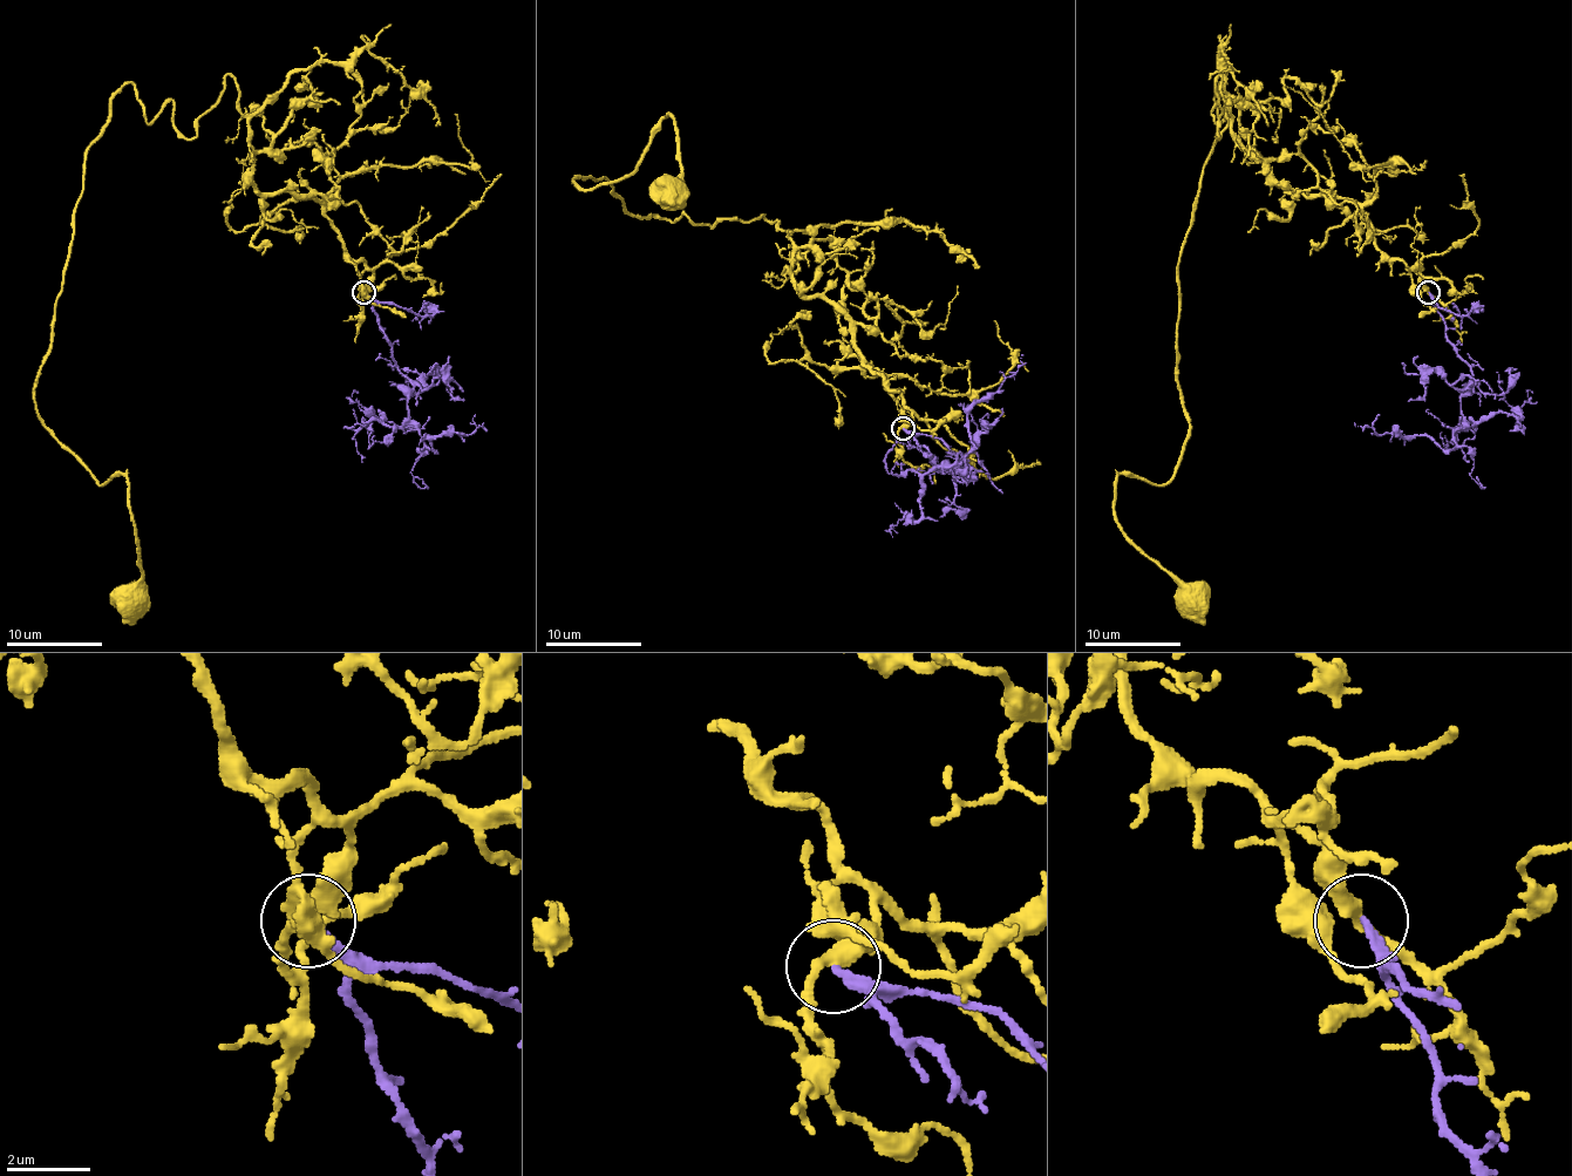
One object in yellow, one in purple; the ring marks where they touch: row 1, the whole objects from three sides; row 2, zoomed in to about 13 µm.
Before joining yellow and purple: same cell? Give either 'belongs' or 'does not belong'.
does not belong

